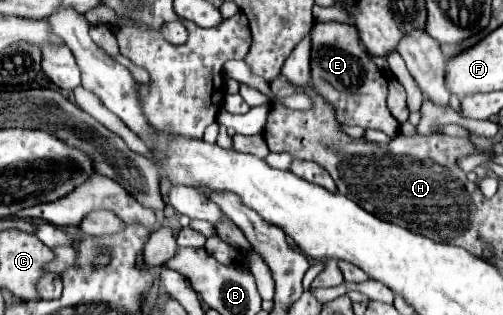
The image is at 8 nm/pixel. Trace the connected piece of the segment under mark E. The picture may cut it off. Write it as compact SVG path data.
M316 22L312 28L310 68L312 68L310 88L334 108L336 120L340 124L376 128L386 132L390 138L396 138L400 134L398 120L386 108L386 96L388 96L386 76L376 68L376 64L362 48L354 24Z

